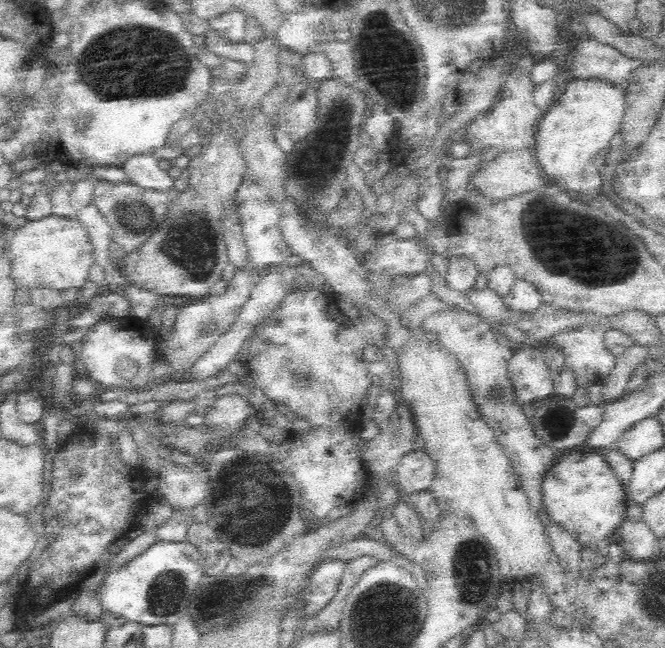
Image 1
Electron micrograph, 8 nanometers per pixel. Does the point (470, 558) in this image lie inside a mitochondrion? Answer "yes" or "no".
yes

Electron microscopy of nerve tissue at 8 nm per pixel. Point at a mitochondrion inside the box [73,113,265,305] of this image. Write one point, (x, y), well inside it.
(197, 260)

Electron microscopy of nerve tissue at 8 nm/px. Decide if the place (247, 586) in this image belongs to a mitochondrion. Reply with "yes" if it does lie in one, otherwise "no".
no

